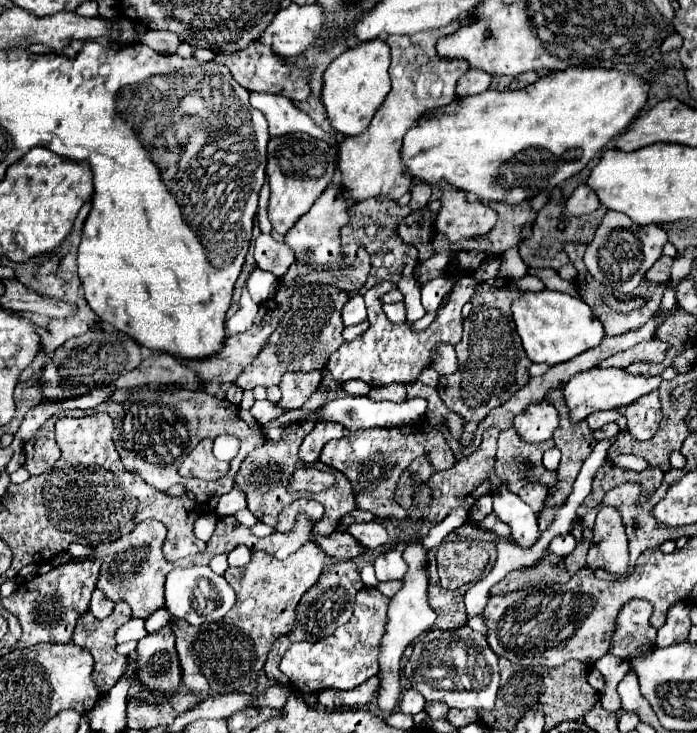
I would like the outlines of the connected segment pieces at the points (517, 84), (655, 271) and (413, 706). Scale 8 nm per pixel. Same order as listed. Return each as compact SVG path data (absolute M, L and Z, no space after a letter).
M524 72L524 74L520 74L520 76L516 76L516 78L512 80L510 88L512 88L512 90L524 88L524 86L528 86L528 84L534 84L538 78L540 78L540 76L538 76L536 72Z
M660 256L660 260L646 272L646 278L652 280L652 282L660 282L660 284L666 284L668 282L668 276L670 276L670 266L672 266L674 258L670 256Z
M410 688L410 690L404 692L404 696L402 696L402 700L400 700L400 710L402 710L404 714L416 716L418 712L424 710L424 704L426 704L426 700L422 698L422 694L418 694L414 688Z

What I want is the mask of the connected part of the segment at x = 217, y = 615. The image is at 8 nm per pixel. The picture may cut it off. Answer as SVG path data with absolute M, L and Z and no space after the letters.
M208 566L174 568L166 578L166 610L174 618L184 618L194 626L218 622L232 608L232 604L234 604L232 586L224 580L224 576L214 574Z

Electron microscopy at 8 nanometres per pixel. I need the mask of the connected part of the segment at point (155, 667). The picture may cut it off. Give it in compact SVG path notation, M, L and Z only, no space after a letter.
M164 626L156 634L148 634L136 646L136 672L138 680L150 692L174 694L182 686L182 668L178 666L178 652L174 650L174 634Z

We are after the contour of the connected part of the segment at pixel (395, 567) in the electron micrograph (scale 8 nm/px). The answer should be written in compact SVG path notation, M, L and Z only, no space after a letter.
M404 544L388 550L388 552L382 552L374 558L374 568L376 568L376 578L382 582L382 580L400 580L404 574L406 574L406 562L402 560L402 550L404 550Z

